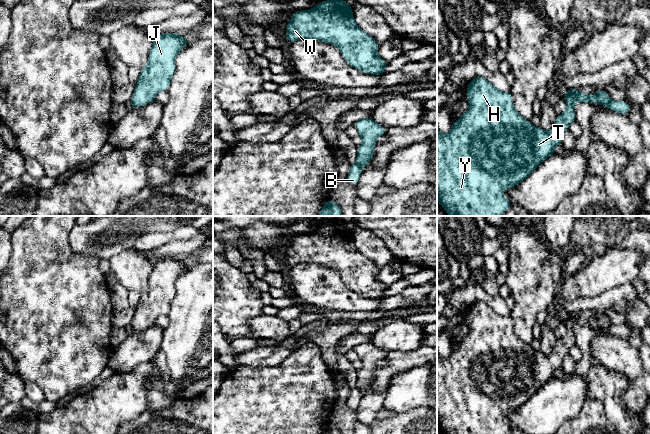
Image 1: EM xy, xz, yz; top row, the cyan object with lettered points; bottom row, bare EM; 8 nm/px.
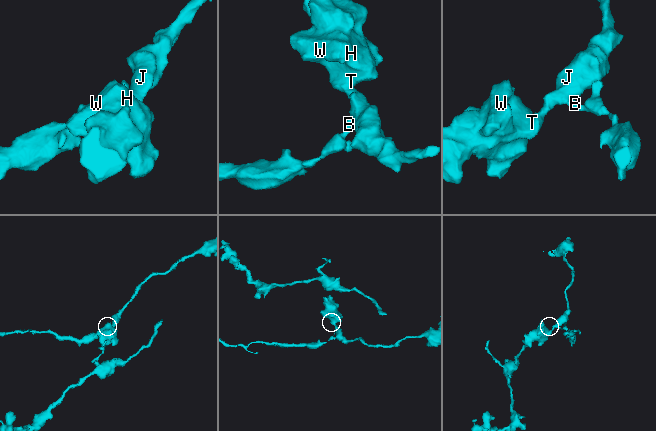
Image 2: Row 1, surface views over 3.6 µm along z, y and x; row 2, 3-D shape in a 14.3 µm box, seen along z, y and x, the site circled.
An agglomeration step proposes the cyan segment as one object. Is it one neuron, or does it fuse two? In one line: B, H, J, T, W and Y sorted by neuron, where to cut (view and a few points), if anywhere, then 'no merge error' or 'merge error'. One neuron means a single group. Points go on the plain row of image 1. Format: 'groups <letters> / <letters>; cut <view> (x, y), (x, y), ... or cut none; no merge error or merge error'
groups B / H J T W Y; cut yz (611, 324), (607, 330); merge error

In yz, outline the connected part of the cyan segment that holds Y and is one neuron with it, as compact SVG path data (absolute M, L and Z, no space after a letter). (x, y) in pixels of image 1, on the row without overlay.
M477 300L467 308L468 334L454 347L448 358L437 352L437 425L444 434L508 434L511 424L502 420L506 412L514 412L524 405L549 380L556 377L557 369L562 368L563 358L571 346L576 345L574 328L592 326L608 331L612 325L603 312L591 320L575 312L568 313L563 320L566 326L565 335L557 339L550 355L534 350L524 343L514 332L510 316L498 314L486 302Z

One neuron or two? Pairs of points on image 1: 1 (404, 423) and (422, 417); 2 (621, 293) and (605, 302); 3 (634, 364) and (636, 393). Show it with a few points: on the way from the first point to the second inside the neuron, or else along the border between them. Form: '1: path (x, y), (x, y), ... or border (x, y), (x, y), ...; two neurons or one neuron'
1: path (408, 423), (416, 423), (418, 421); one neuron
2: path (617, 296), (609, 298); one neuron
3: border (639, 376), (629, 379); two neurons

